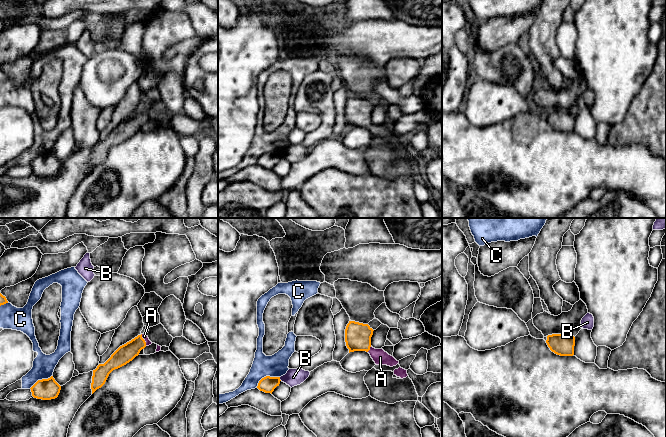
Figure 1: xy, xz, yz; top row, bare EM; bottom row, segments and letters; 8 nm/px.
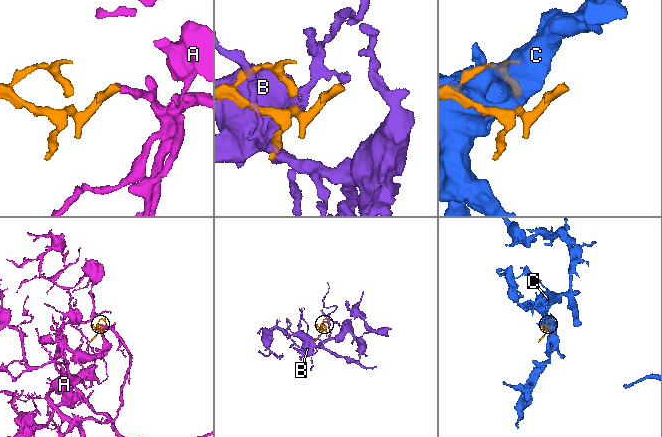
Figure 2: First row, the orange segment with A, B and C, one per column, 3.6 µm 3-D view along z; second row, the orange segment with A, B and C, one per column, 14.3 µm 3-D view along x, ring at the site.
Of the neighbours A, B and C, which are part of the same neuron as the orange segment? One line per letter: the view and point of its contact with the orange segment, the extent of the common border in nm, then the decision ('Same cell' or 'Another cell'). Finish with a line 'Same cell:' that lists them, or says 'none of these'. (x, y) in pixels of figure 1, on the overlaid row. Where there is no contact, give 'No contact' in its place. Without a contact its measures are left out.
A: Touches orange at xy (144, 340). Shared border 100 nm. Same cell
B: Touches orange at xz (279, 379). Shared border 40 nm. Another cell
C: Touches orange at xz (266, 376). Shared border 220 nm. Another cell
Same cell: A

